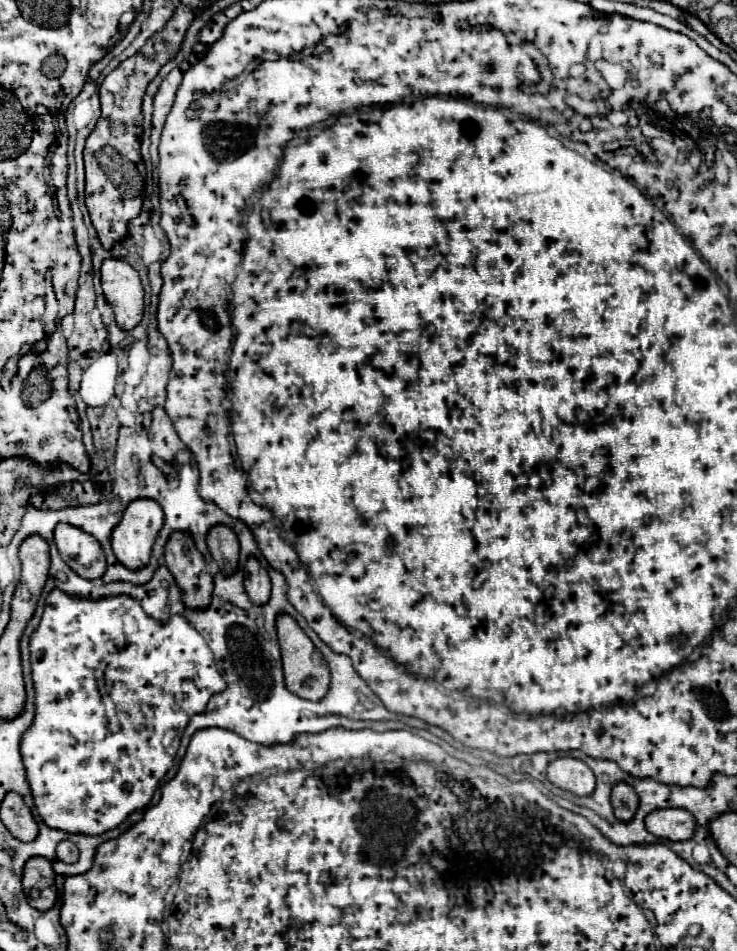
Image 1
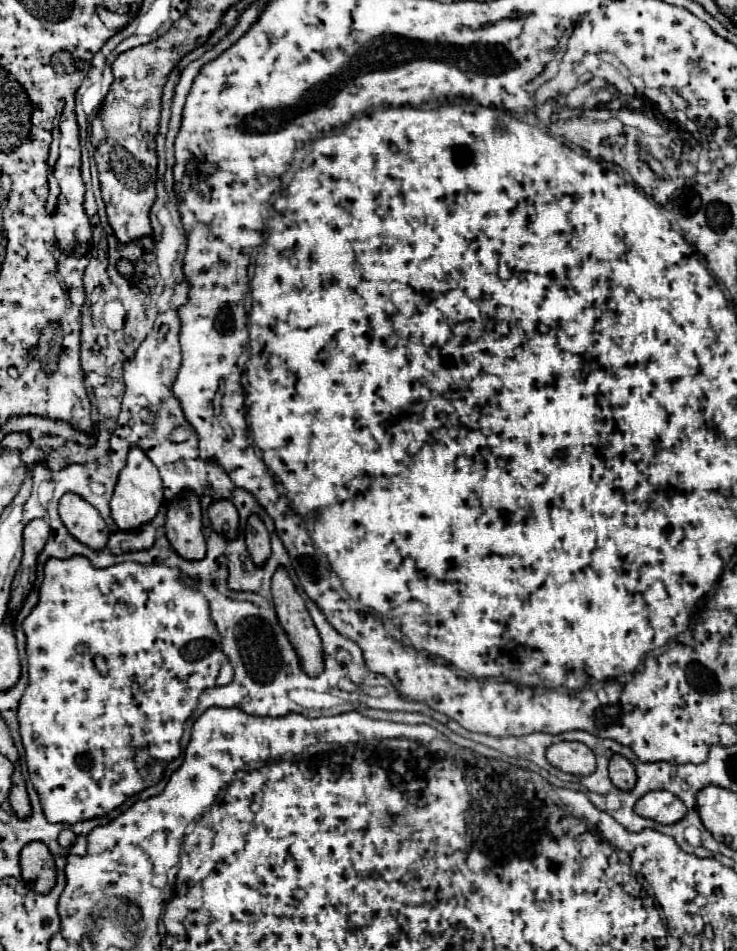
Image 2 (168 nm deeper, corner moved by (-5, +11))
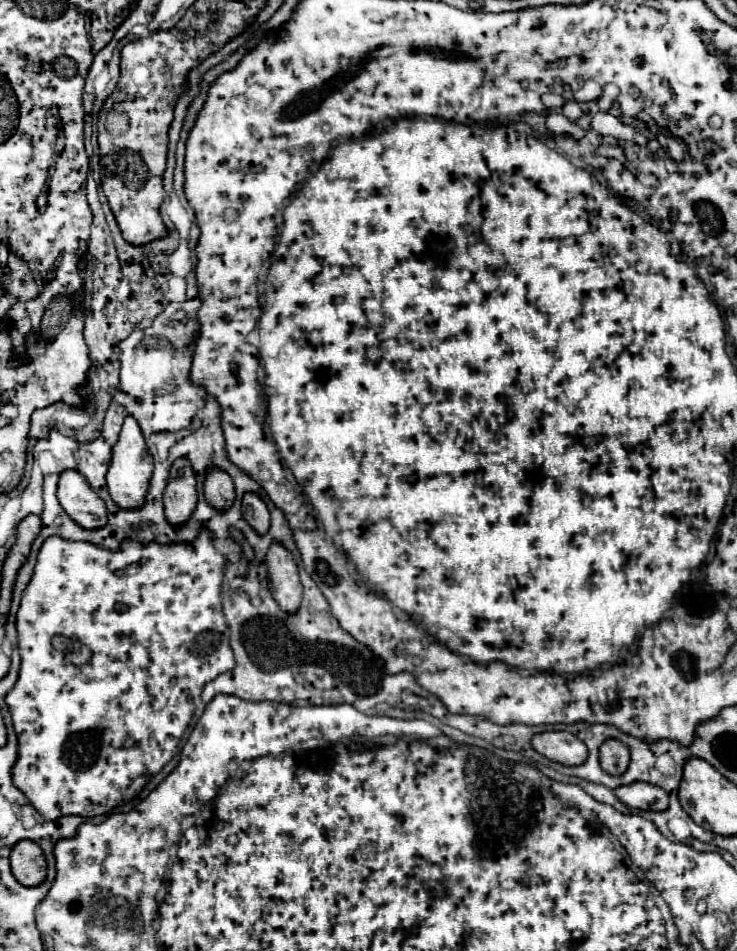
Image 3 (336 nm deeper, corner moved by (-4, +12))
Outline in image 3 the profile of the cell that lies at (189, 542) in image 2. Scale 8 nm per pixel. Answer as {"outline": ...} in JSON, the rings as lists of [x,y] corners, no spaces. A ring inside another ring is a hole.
{"outline":[[[179,458],[171,466],[169,484],[163,494],[165,518],[173,526],[183,526],[195,512],[197,506],[197,490],[195,490],[195,474],[187,458]]]}

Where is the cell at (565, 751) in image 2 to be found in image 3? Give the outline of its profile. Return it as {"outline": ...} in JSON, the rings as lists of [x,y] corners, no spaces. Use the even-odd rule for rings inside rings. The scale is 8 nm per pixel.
{"outline":[[[569,732],[537,734],[533,736],[533,748],[541,756],[565,766],[581,766],[589,756],[589,750],[585,748],[585,744]]]}

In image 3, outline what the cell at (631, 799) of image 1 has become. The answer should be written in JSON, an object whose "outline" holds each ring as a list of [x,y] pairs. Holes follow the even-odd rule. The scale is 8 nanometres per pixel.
{"outline":[[[607,740],[599,748],[601,768],[611,776],[623,776],[629,768],[629,750],[619,740]]]}

